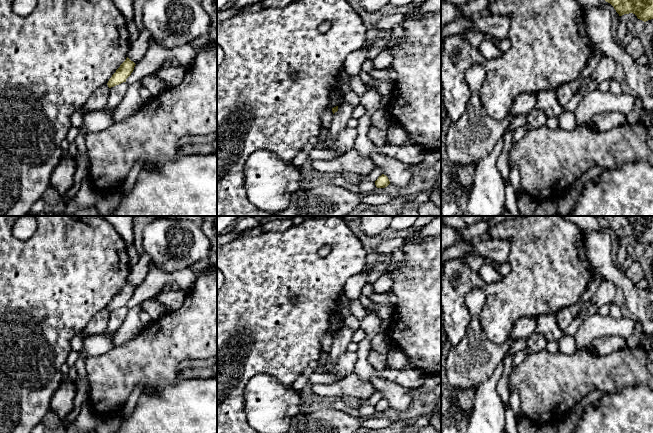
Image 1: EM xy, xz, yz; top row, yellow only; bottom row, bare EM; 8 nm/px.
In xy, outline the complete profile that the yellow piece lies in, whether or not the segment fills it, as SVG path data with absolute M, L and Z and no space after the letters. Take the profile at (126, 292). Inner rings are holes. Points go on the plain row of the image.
M127 281L126 284L120 289L120 291L109 303L107 307L108 311L111 312L123 306L126 306L126 303L133 296L135 289L136 288Z

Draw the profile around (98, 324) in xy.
M107 308L99 311L80 332L83 336L90 336L104 333L109 322L109 311Z

